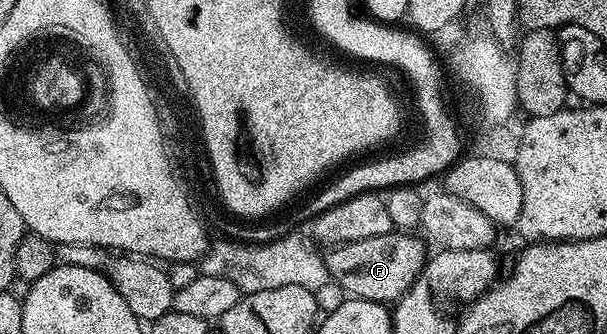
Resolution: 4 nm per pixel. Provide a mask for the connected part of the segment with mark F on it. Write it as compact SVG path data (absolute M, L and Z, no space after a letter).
M392 231L369 239L334 246L326 254L327 276L342 287L344 294L366 301L394 303L409 291L427 262L429 249L423 246L424 238L411 231Z

